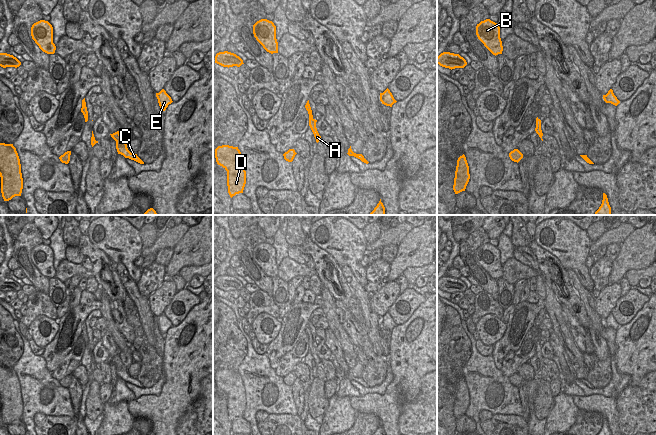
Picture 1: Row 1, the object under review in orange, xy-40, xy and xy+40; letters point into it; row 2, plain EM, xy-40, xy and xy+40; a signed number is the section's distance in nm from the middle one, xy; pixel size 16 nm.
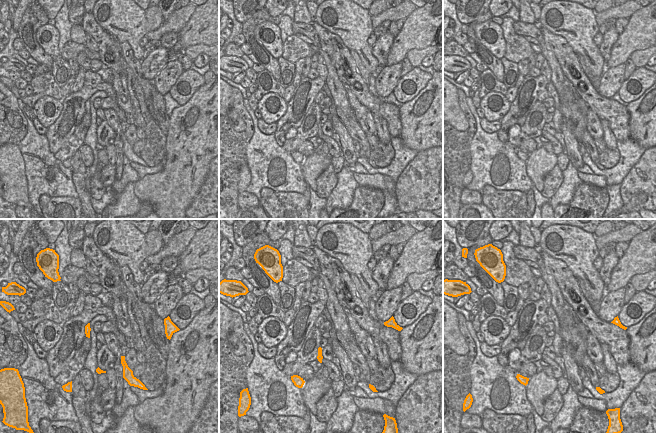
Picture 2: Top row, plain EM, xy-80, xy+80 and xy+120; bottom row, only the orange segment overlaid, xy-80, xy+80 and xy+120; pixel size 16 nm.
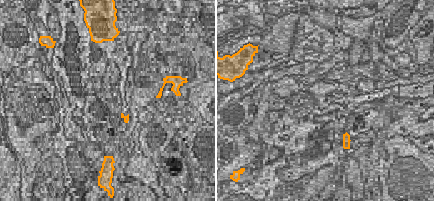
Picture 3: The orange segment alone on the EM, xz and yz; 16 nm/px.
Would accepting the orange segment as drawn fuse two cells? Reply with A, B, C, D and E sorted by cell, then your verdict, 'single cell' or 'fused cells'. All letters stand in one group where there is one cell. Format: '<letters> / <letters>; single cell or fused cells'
A C E / B D; fused cells

